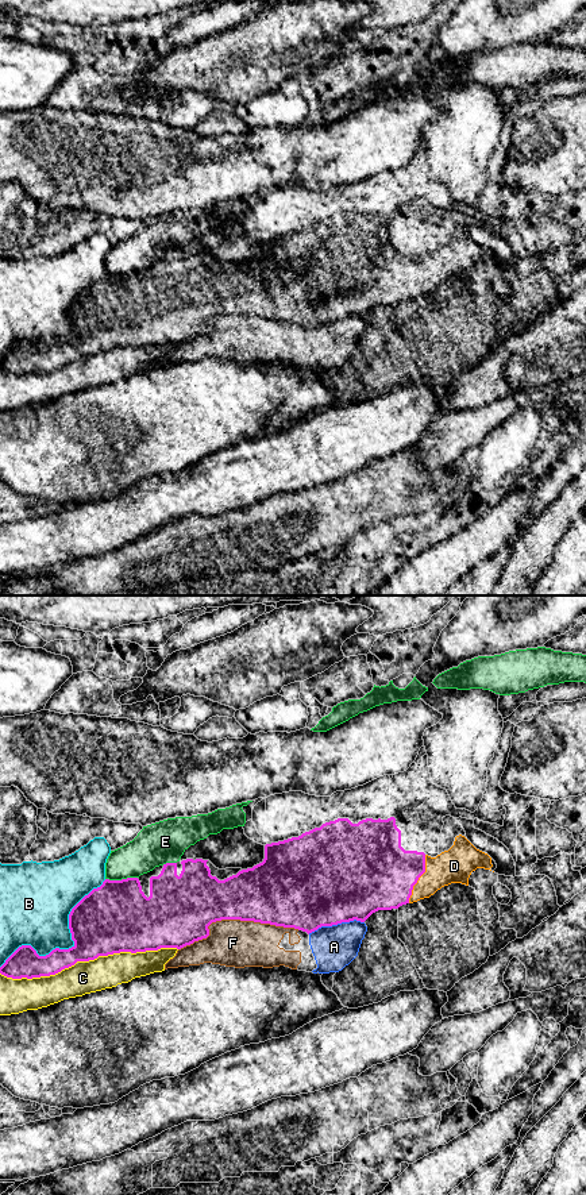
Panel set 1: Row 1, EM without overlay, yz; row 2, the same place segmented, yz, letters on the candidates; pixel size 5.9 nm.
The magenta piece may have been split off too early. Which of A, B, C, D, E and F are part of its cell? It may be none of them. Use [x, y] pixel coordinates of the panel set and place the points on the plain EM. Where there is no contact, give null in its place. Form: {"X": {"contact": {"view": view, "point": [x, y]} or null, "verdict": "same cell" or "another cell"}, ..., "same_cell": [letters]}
{"A": {"contact": {"view": "yz", "point": [335, 319]}, "verdict": "another cell"}, "B": {"contact": {"view": "yz", "point": [72, 342]}, "verdict": "another cell"}, "C": {"contact": {"view": "yz", "point": [88, 355]}, "verdict": "another cell"}, "D": {"contact": {"view": "yz", "point": [417, 274]}, "verdict": "same cell"}, "E": {"contact": {"view": "yz", "point": [122, 274]}, "verdict": "another cell"}, "F": {"contact": {"view": "yz", "point": [234, 313]}, "verdict": "another cell"}, "same_cell": ["D"]}

